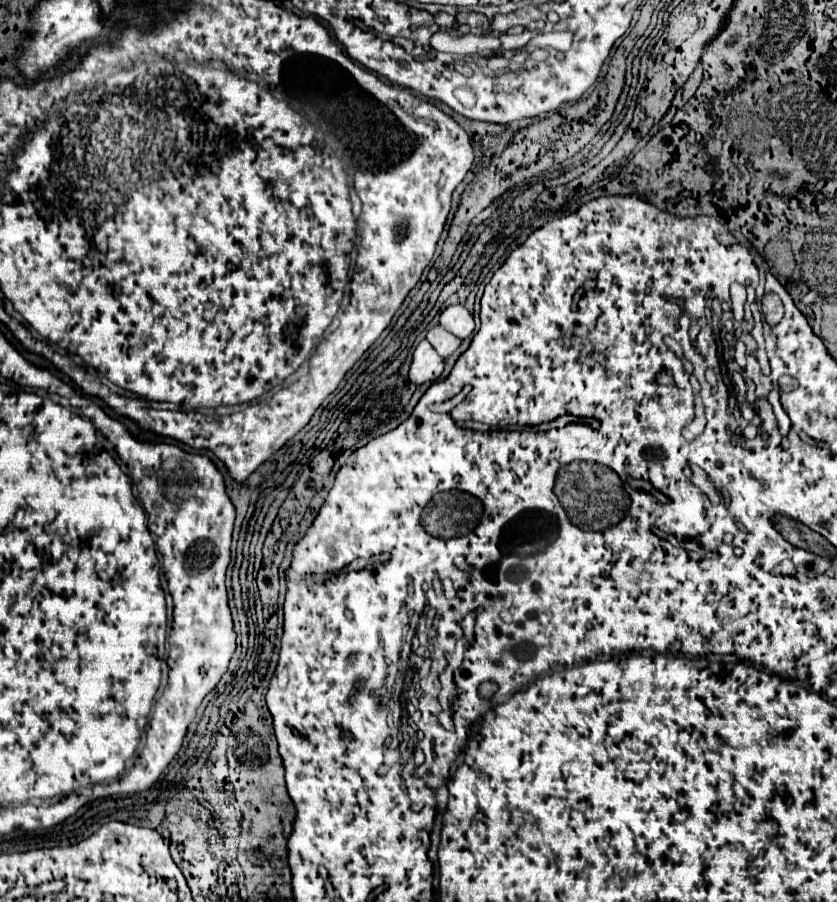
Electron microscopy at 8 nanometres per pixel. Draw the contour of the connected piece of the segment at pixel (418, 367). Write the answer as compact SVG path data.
M421 340L413 352L409 380L421 386L425 382L435 382L441 376L441 372L443 372L443 358L435 352L435 348L427 340Z

